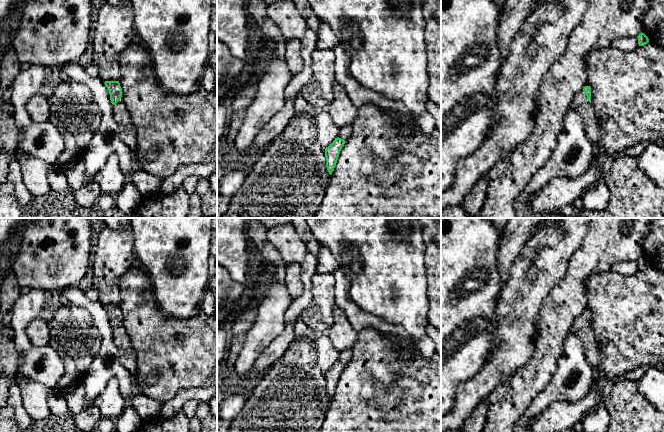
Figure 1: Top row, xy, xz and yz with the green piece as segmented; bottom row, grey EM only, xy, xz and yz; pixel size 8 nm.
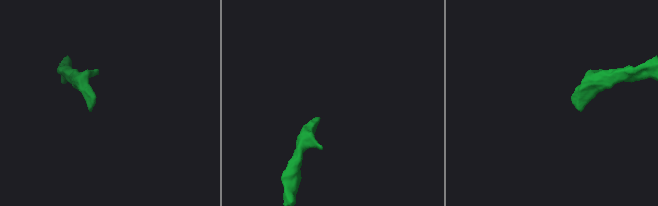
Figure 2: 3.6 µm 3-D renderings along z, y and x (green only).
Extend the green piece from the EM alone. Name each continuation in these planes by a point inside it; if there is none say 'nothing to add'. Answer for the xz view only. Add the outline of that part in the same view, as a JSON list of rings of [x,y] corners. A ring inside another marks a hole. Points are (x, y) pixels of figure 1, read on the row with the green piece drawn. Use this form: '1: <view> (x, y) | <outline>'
1: xz (344, 133) | [[[349,125],[349,126],[340,128],[338,137],[346,141],[349,139],[351,134],[352,134],[352,125]]]

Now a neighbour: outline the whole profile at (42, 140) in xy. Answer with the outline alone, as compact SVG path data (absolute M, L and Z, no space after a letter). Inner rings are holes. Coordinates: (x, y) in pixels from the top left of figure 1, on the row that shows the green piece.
M23 66L13 80L9 109L21 135L21 148L47 164L55 164L65 146L62 134L50 121L34 121L27 109L29 100L39 93L45 75L43 66Z

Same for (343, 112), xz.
M335 82L333 86L334 100L328 106L327 111L333 122L339 127L352 125L358 115L358 107L355 106L344 88Z

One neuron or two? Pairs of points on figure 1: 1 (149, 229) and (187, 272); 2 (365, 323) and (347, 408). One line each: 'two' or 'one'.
1: one
2: two

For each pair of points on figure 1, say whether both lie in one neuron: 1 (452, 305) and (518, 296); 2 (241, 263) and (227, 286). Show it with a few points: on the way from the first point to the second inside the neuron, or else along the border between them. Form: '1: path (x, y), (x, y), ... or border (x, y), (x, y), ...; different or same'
1: border (503, 290), (497, 306), (496, 321); different
2: border (227, 269), (229, 274), (244, 286); different

